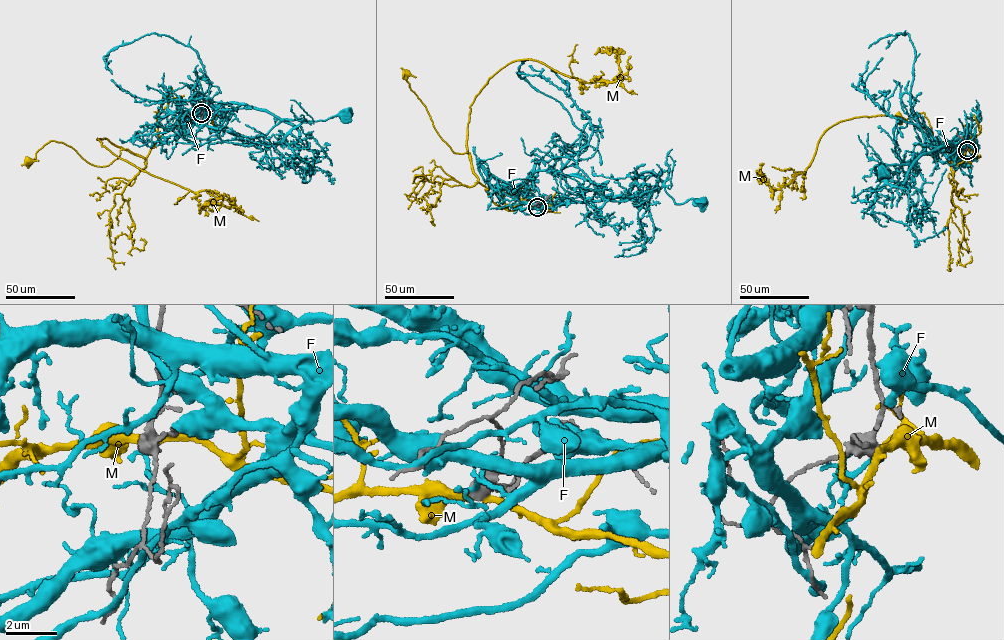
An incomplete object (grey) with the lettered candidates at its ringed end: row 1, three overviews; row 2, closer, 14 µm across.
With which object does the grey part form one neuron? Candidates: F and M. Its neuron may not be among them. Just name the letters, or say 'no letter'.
no letter

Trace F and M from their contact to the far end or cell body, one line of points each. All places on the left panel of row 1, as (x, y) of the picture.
F: (201, 114), (204, 117), (211, 110), (230, 103), (265, 110), (284, 120), (311, 121), (347, 115)
M: (201, 113), (174, 124), (144, 158), (121, 149), (108, 165), (97, 166), (76, 150), (52, 140), (28, 160)

